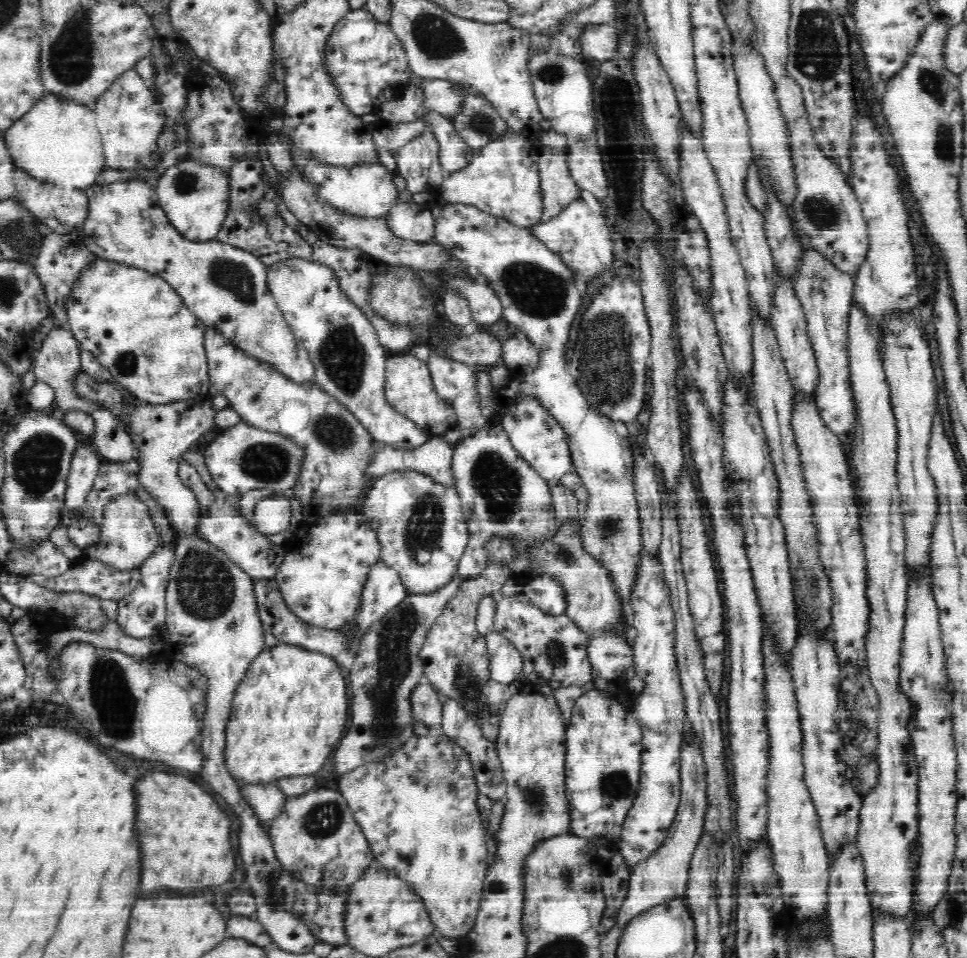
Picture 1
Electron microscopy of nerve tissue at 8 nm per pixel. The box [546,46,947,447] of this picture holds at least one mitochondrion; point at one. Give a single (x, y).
(604, 362)

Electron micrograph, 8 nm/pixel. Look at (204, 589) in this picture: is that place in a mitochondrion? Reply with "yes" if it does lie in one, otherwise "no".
yes

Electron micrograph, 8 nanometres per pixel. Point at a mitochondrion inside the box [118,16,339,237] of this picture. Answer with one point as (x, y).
(184, 183)

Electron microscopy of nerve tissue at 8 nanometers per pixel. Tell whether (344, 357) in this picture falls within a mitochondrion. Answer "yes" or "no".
yes

